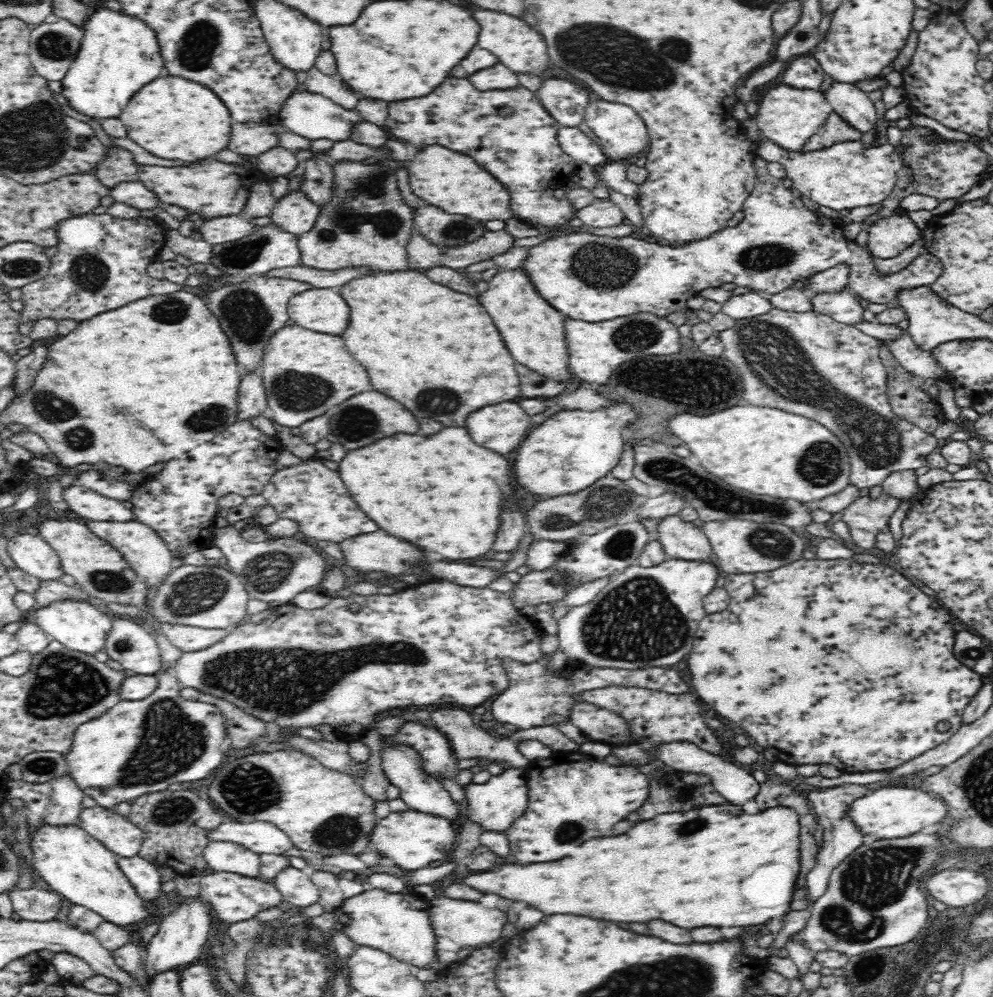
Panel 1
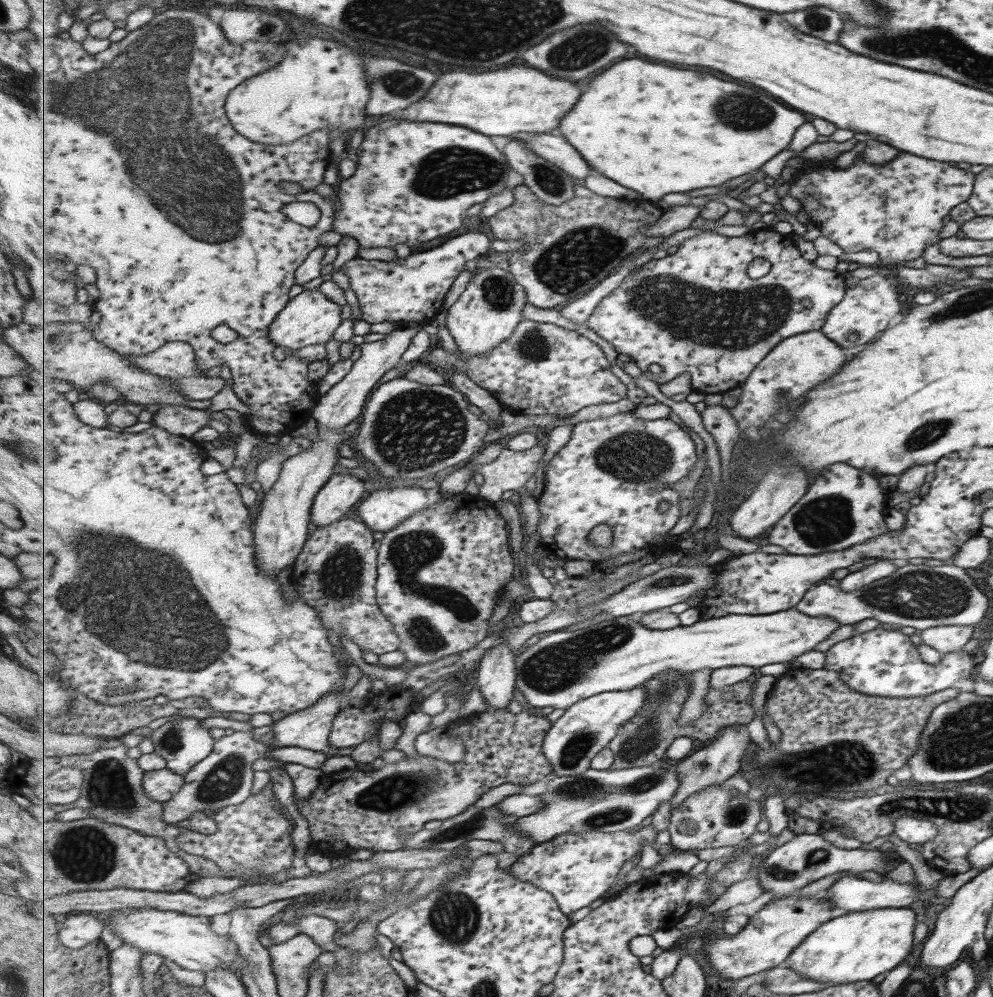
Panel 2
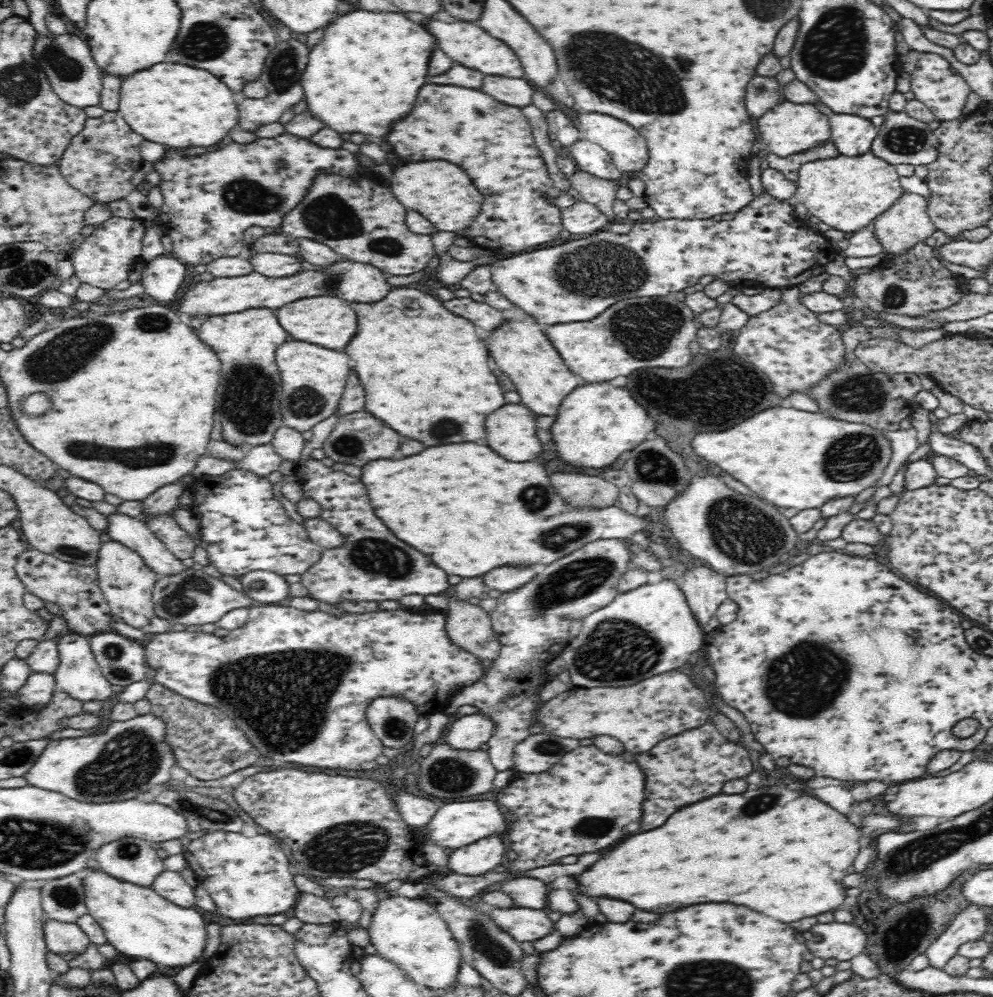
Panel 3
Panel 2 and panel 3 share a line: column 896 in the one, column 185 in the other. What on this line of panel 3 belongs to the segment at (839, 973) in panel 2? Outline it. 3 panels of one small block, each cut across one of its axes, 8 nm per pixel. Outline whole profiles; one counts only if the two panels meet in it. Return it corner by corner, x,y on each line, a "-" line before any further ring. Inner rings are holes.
85,868
82,871
84,880
85,905
88,914
96,919
107,937
107,943
114,946
129,960
150,960
170,968
187,967
198,960
208,940
206,927
208,916
196,907
184,908
166,900
151,888
144,888
117,880
114,876
106,875
101,869

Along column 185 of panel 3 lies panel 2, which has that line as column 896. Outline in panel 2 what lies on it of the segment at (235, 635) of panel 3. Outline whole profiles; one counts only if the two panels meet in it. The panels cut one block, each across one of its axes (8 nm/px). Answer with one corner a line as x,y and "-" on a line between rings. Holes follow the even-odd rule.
879,626
869,632
855,634
848,640
837,642
825,652
826,660
824,669
841,673
846,684
862,694
885,697
918,697
949,689
962,678
970,678
976,673
974,654
956,651
942,654
940,664
928,664
921,659
917,646
910,641
909,630
895,629
894,627

